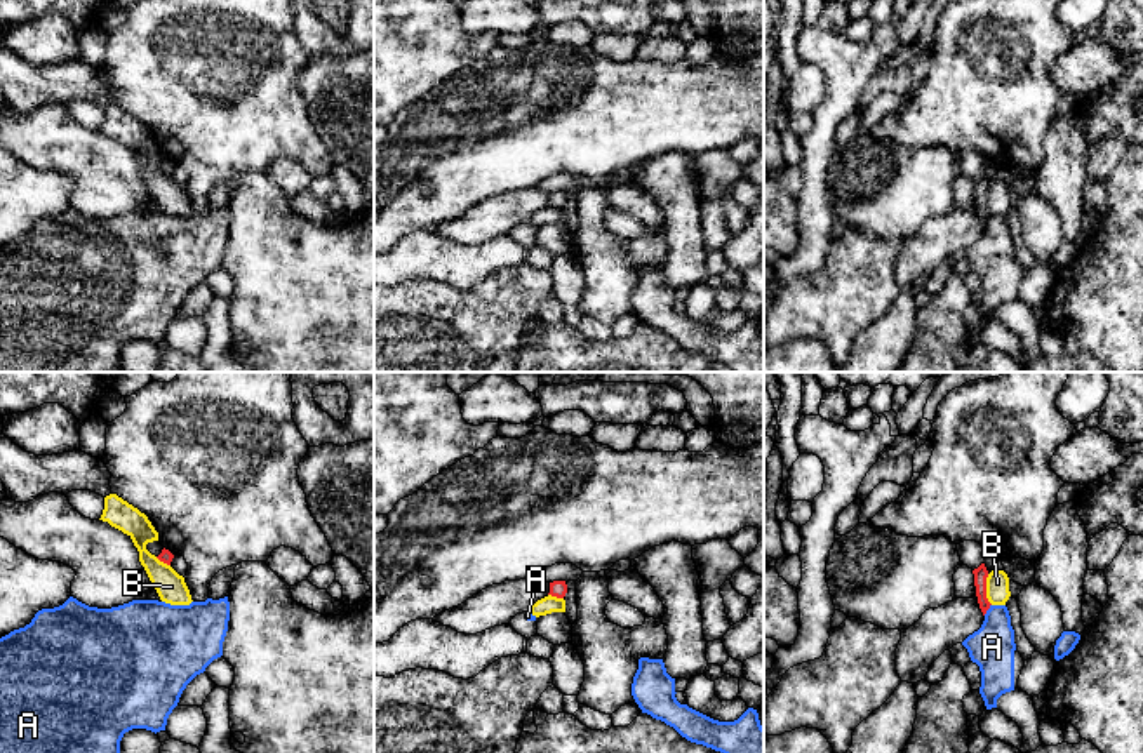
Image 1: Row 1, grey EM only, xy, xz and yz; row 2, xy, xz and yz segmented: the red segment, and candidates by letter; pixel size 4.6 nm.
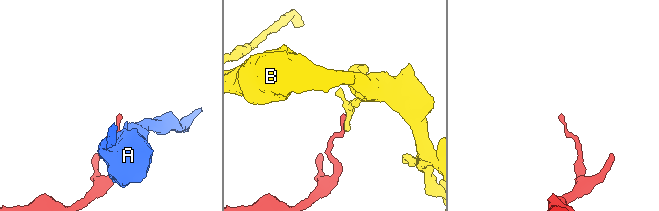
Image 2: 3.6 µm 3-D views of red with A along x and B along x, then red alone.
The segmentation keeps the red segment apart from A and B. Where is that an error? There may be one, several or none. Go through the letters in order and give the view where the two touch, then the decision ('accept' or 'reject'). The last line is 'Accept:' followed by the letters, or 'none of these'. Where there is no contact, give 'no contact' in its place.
A: contact in yz; reject
B: contact in yz; reject
Accept: none of these

